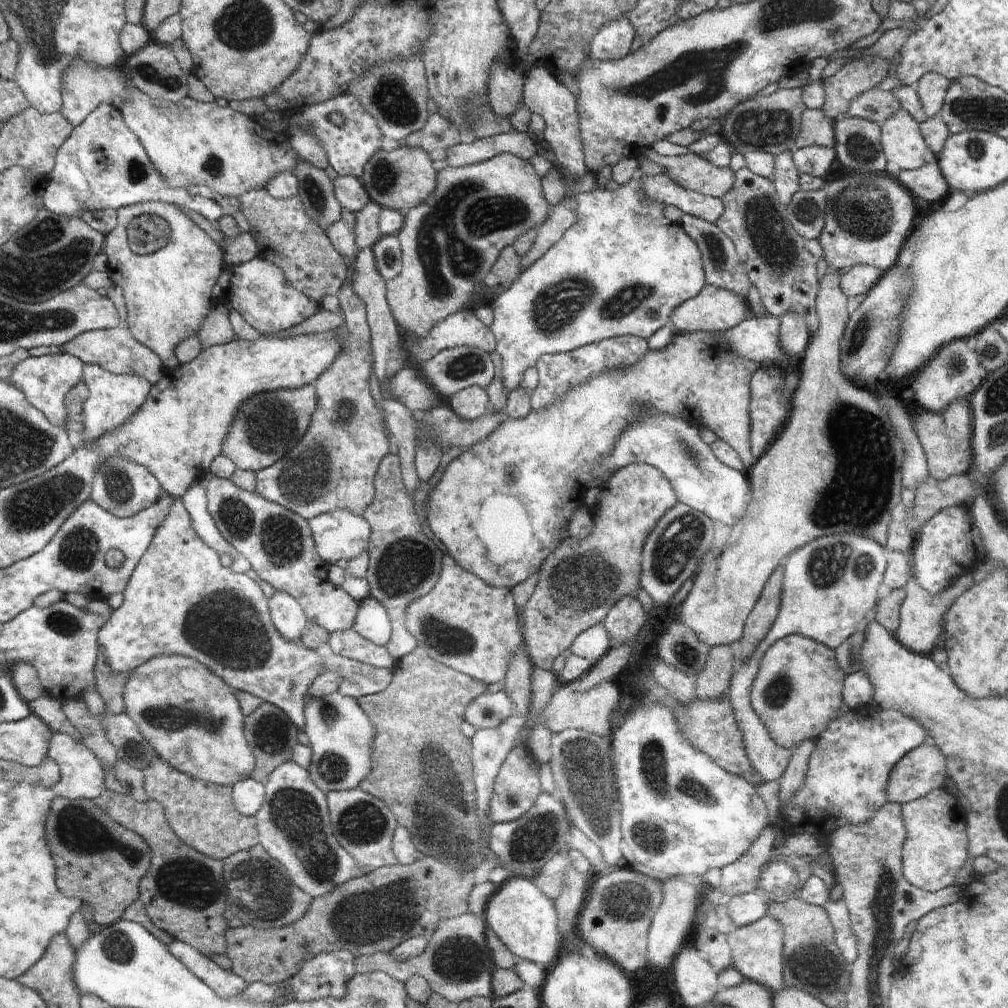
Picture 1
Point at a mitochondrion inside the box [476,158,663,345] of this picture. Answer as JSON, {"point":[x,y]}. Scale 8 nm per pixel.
{"point":[554,309]}

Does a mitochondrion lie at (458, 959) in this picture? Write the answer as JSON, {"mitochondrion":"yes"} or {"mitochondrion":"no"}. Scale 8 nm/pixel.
{"mitochondrion":"yes"}

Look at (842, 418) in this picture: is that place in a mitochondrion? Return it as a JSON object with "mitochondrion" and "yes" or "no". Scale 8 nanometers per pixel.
{"mitochondrion":"yes"}

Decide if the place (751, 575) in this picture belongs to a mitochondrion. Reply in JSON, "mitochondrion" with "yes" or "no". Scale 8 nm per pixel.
{"mitochondrion":"no"}

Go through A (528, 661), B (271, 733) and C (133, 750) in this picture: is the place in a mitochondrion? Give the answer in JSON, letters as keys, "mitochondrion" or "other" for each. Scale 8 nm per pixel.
{"A":"other","B":"mitochondrion","C":"mitochondrion"}

